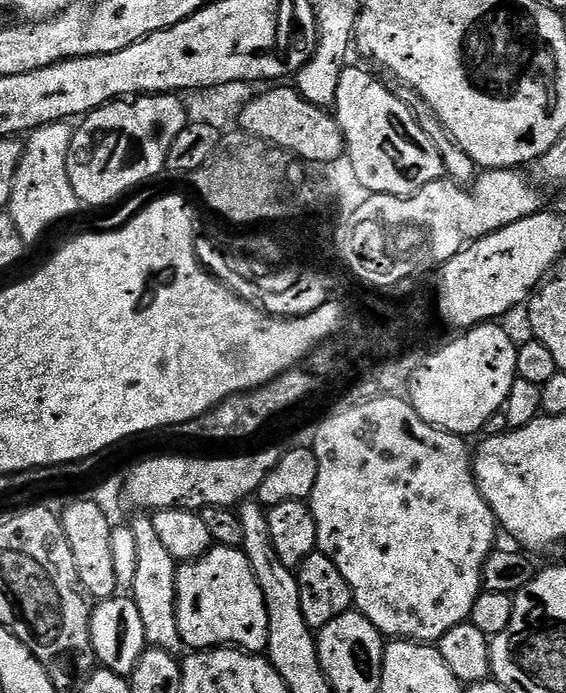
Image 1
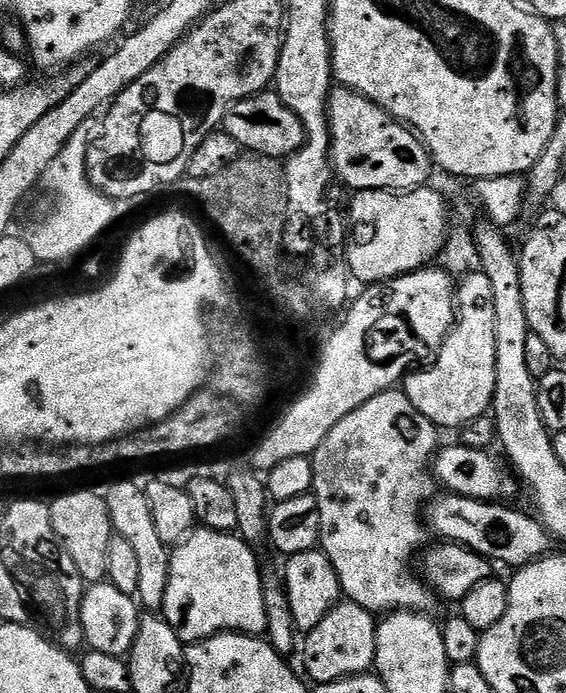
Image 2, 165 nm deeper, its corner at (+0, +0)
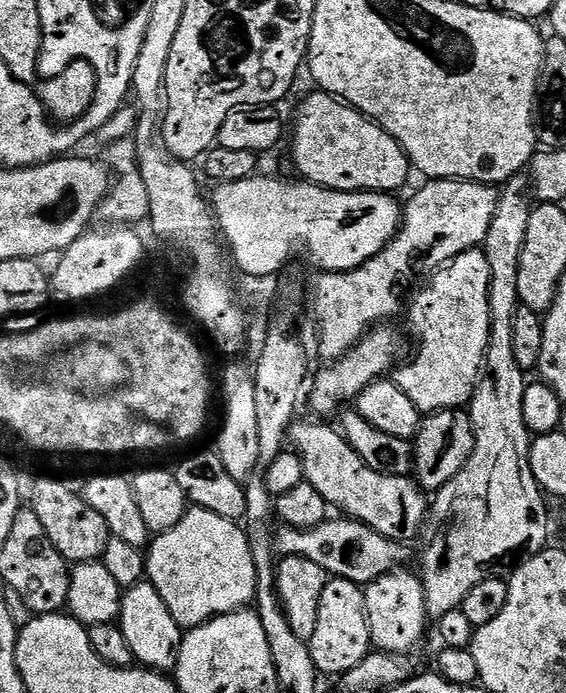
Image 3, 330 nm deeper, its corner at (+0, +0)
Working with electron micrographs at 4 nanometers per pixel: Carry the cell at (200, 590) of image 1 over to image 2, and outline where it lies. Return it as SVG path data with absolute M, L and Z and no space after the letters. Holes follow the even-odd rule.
M203 526L197 527L192 535L175 545L162 615L185 645L194 644L197 640L206 640L210 636L218 636L222 632L267 633L264 576L252 552L255 552L253 545L241 540L239 535L230 532L215 532Z

